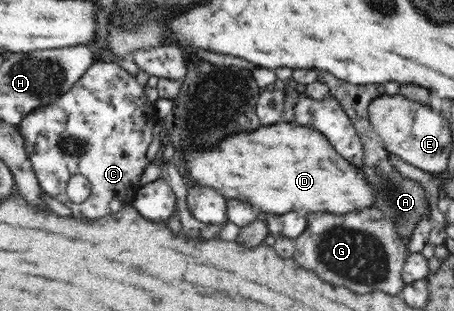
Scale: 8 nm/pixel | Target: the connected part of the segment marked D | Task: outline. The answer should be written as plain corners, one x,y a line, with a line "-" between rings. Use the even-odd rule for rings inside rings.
294,122
274,123
259,127
253,133
239,133
223,139
215,149
209,151
187,151
185,153
187,169
186,180
194,180
215,188
227,199
249,201
258,211
283,215
287,212
302,212
305,215
327,212
343,215
349,211
359,211
375,205
375,195
367,183
361,167
345,161
325,136
311,126
302,126

